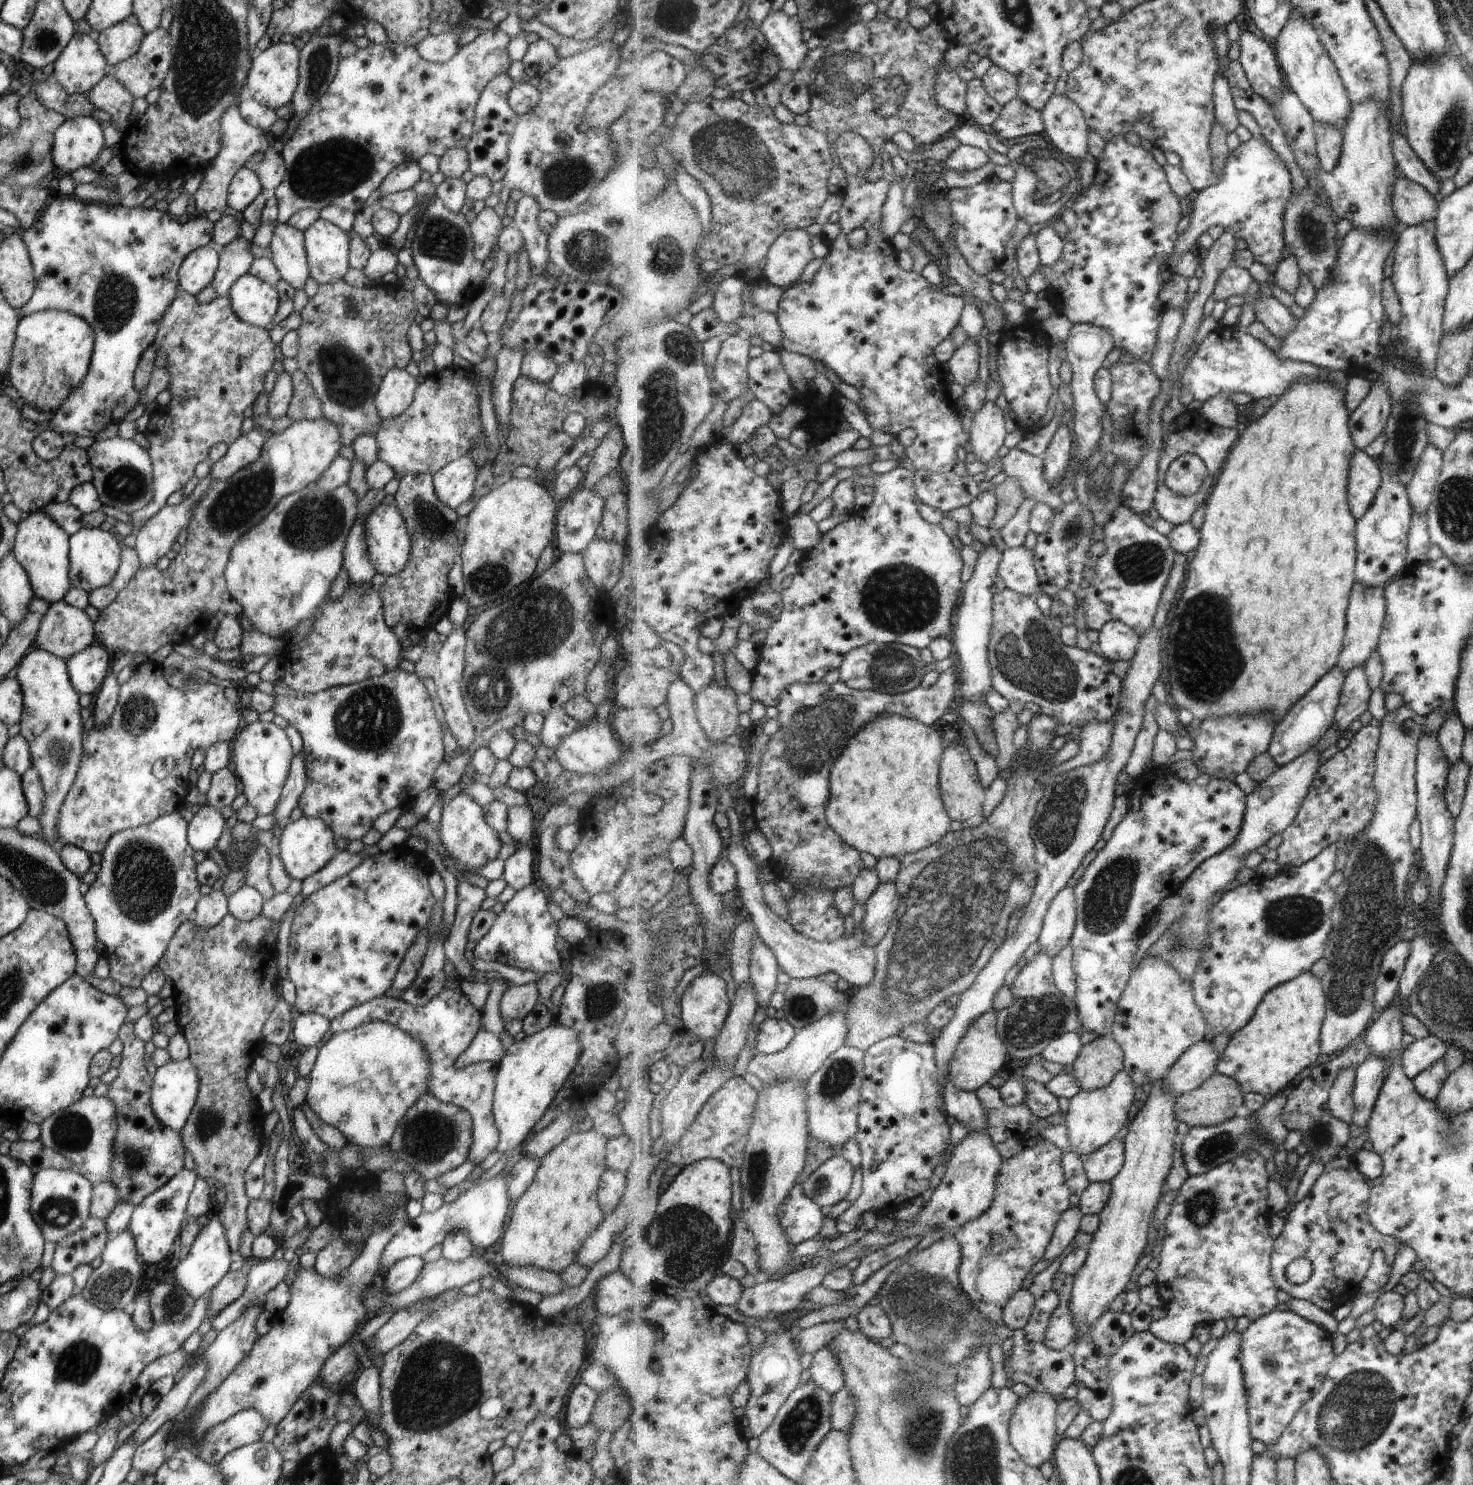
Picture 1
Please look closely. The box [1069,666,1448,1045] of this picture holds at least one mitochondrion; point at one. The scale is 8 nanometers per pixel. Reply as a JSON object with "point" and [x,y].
{"point":[1366,921]}

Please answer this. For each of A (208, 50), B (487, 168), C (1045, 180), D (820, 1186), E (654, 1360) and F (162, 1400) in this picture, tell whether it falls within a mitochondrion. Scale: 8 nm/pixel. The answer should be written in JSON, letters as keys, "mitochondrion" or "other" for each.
{"A":"mitochondrion","B":"other","C":"mitochondrion","D":"mitochondrion","E":"other","F":"other"}

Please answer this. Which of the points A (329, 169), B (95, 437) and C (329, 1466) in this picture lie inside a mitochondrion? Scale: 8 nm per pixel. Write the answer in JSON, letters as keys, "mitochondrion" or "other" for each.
{"A":"mitochondrion","B":"other","C":"other"}

